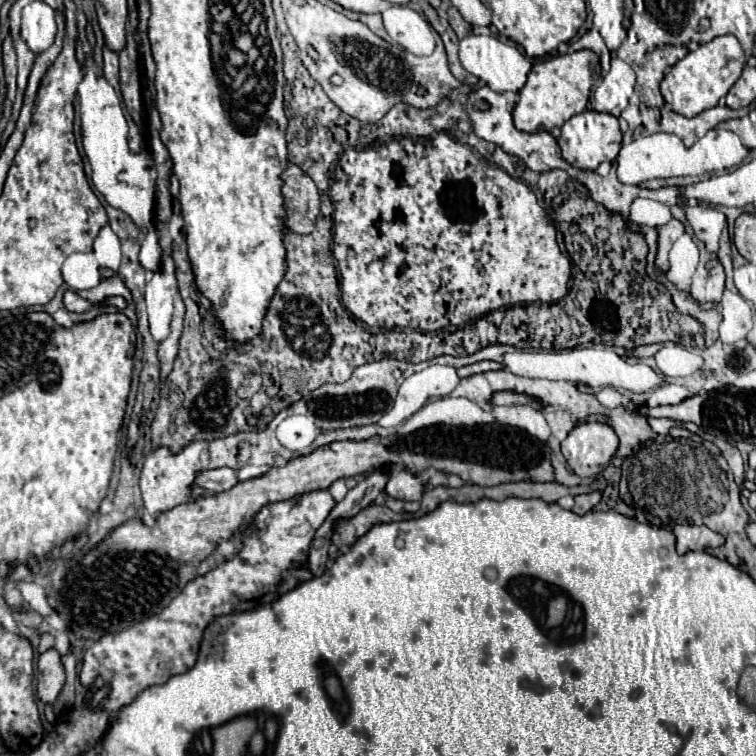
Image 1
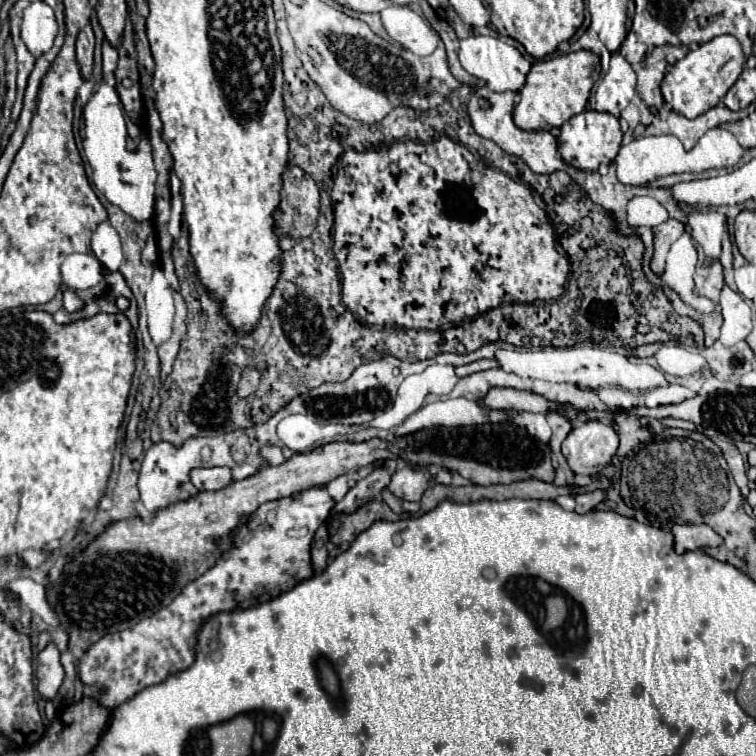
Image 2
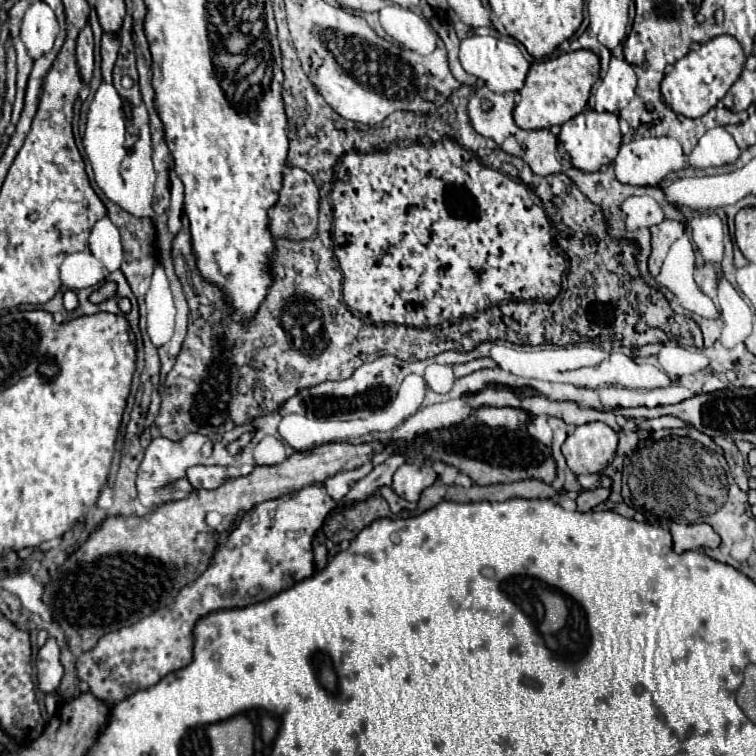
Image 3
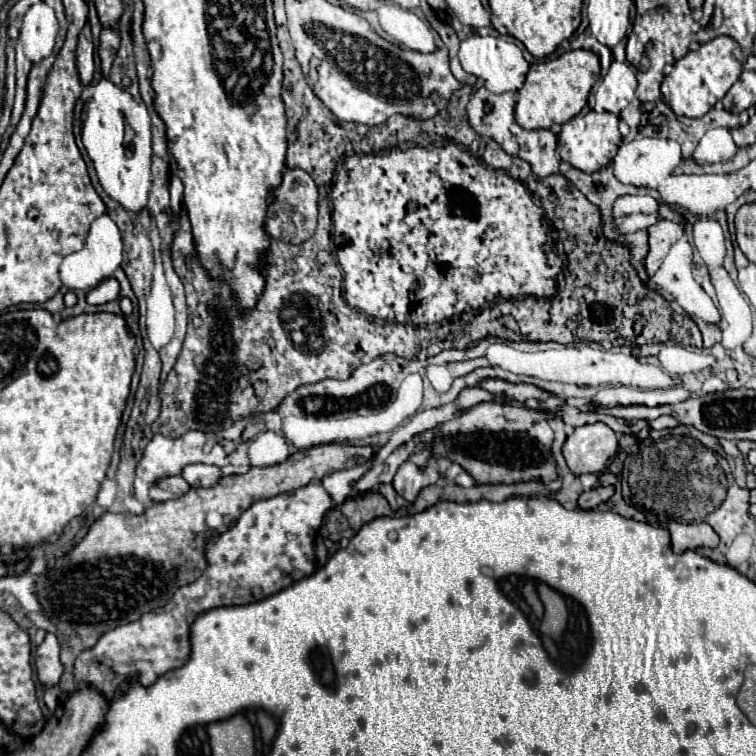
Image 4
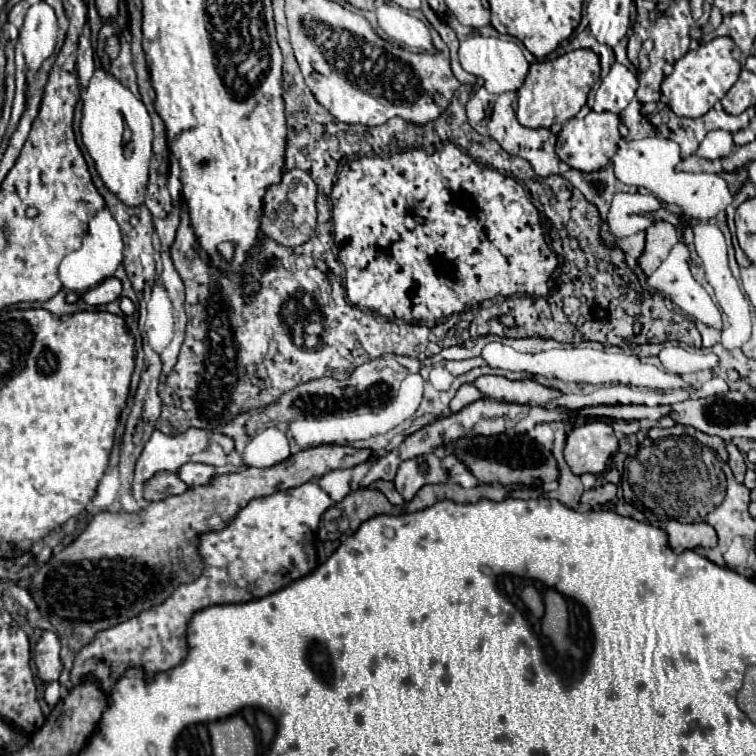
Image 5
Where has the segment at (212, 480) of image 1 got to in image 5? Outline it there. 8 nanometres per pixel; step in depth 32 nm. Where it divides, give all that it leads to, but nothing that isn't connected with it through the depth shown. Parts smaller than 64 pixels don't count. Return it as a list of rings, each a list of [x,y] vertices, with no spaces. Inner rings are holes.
[[[184,464],[178,468],[176,476],[180,480],[184,480],[188,486],[202,486],[202,484],[208,484],[208,480],[214,476],[214,468],[208,466],[208,464]]]

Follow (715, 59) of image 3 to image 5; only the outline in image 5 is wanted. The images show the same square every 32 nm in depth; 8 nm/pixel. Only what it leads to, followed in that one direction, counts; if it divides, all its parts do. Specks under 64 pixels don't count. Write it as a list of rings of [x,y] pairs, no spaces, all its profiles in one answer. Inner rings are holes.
[[[714,38],[712,42],[700,44],[698,50],[688,52],[678,62],[674,62],[674,72],[664,78],[662,94],[676,116],[700,118],[704,116],[724,94],[734,86],[742,70],[740,50],[728,38]]]

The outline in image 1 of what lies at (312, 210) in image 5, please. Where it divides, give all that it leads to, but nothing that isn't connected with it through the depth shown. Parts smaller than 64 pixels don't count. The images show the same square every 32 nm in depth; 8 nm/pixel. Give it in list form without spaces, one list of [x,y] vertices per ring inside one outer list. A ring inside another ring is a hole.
[[[288,164],[282,172],[284,196],[284,226],[296,234],[310,234],[320,214],[320,194],[314,180],[296,164]]]

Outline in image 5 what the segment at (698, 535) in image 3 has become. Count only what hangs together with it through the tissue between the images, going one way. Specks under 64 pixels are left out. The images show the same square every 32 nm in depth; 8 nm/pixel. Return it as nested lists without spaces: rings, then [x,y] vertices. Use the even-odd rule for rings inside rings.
[[[670,520],[666,524],[666,532],[668,532],[668,544],[676,554],[682,554],[684,550],[692,550],[698,546],[712,548],[718,544],[718,536],[714,528],[706,522],[680,524],[676,520]]]

